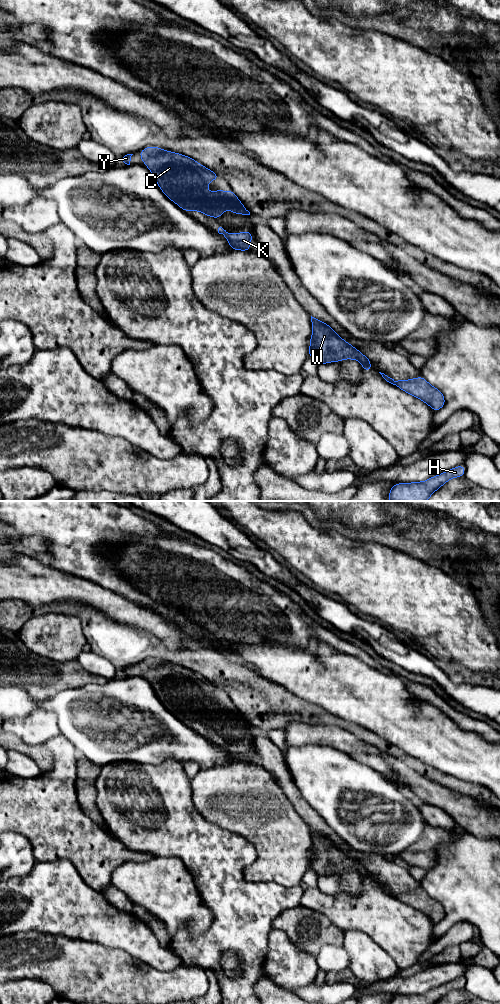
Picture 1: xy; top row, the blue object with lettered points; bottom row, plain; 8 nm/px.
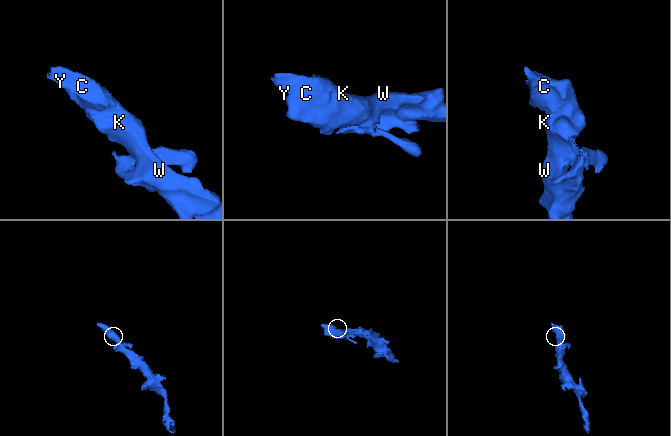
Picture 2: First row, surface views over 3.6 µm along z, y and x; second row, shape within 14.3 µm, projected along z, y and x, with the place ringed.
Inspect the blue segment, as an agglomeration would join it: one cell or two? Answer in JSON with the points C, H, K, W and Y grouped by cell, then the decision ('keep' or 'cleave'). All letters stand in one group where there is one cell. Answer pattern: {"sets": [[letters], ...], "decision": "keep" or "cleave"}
{"sets": [["C", "H", "K", "W", "Y"]], "decision": "keep"}

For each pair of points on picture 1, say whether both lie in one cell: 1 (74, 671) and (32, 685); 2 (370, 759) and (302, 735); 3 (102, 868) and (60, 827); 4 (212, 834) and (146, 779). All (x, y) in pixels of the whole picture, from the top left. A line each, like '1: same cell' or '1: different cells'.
1: same cell
2: same cell
3: same cell
4: same cell

